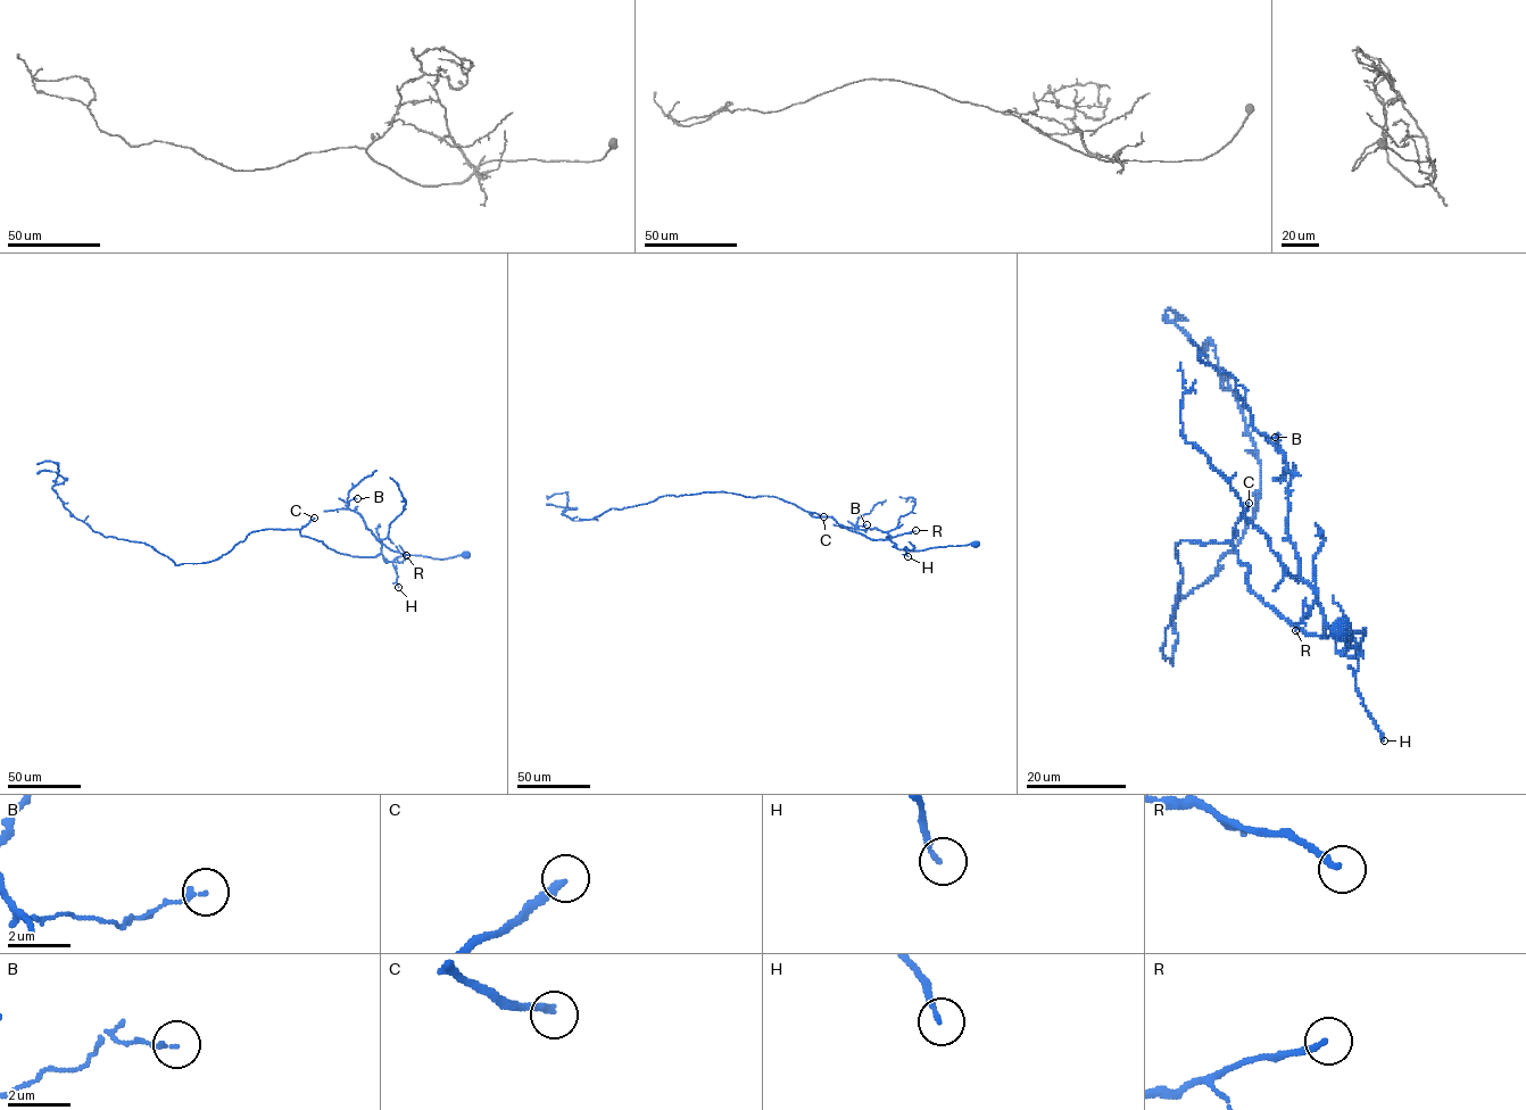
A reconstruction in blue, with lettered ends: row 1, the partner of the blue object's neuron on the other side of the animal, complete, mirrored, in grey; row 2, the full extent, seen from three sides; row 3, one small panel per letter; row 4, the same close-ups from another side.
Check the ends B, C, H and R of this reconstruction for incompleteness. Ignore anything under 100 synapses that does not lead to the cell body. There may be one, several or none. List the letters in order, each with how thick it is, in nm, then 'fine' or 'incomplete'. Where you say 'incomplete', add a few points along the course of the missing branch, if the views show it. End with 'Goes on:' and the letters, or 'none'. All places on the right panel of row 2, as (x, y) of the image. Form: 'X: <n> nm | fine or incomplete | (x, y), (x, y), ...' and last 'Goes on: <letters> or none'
B: 140 nm | fine
C: 240 nm | incomplete | (1249, 503), (1228, 460), (1240, 354), (1205, 320), (1149, 305), (1163, 342)
H: 150 nm | fine
R: 190 nm | fine
Goes on: C

